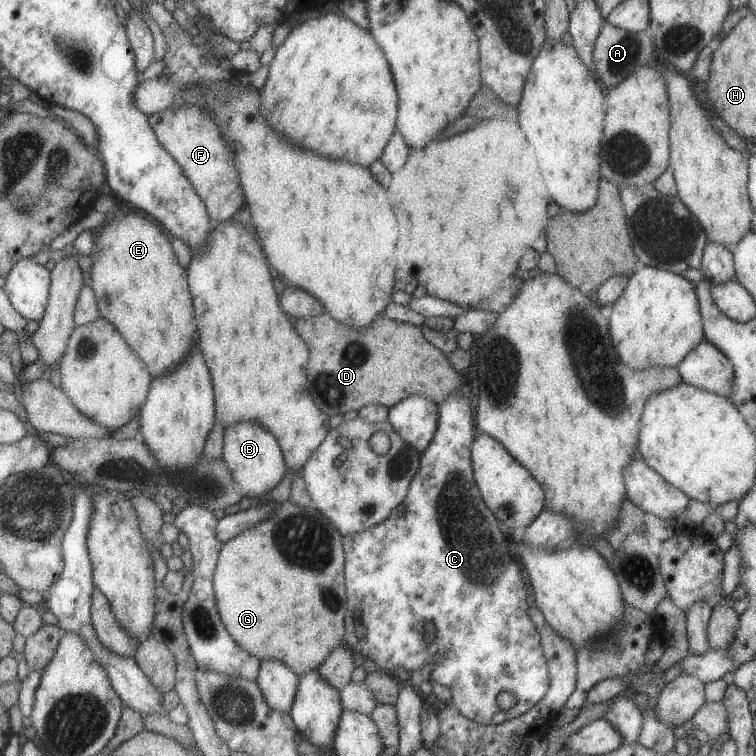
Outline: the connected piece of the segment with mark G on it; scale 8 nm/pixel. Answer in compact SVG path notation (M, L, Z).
M288 500L264 521L222 543L213 588L222 623L232 639L260 660L283 661L298 676L319 668L337 647L345 644L347 591L343 538L316 506L302 507Z

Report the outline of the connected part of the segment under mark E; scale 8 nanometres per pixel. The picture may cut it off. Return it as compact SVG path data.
M126 210L120 219L114 215L106 218L104 226L94 230L94 241L94 251L92 252L93 266L91 269L91 288L94 292L101 317L116 326L116 329L120 332L120 335L124 340L126 340L126 343L132 348L132 351L141 358L144 364L147 365L152 378L168 373L174 369L194 347L196 347L197 326L195 323L193 299L189 288L187 270L179 264L172 244L170 243L170 240L168 240L164 229L160 228L160 226L156 226L154 222L150 222L146 216L142 216L142 214L138 214L138 212L128 212Z

